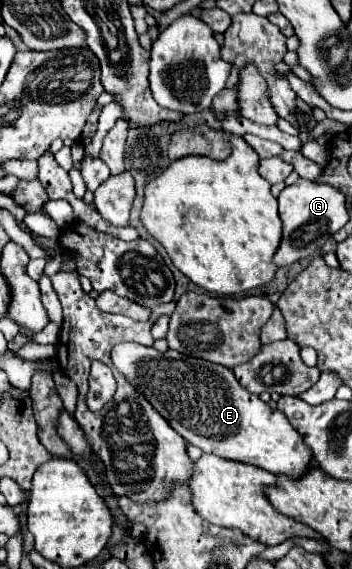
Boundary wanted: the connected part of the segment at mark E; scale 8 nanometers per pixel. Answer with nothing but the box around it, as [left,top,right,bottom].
[111,342,313,478]

